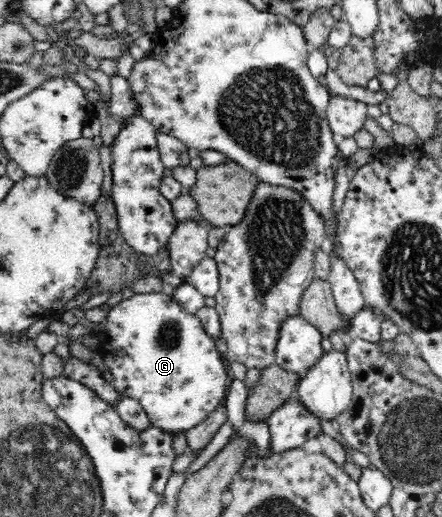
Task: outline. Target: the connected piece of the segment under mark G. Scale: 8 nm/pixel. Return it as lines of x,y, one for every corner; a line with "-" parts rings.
161,292
135,293
108,310
103,328
108,339
104,342
107,350
102,357
113,375
112,385
117,392
137,400
151,425
163,428
167,433
186,432
205,421
212,410
224,401
231,378
225,359
217,351
213,337
203,331
196,315
184,311
171,296

